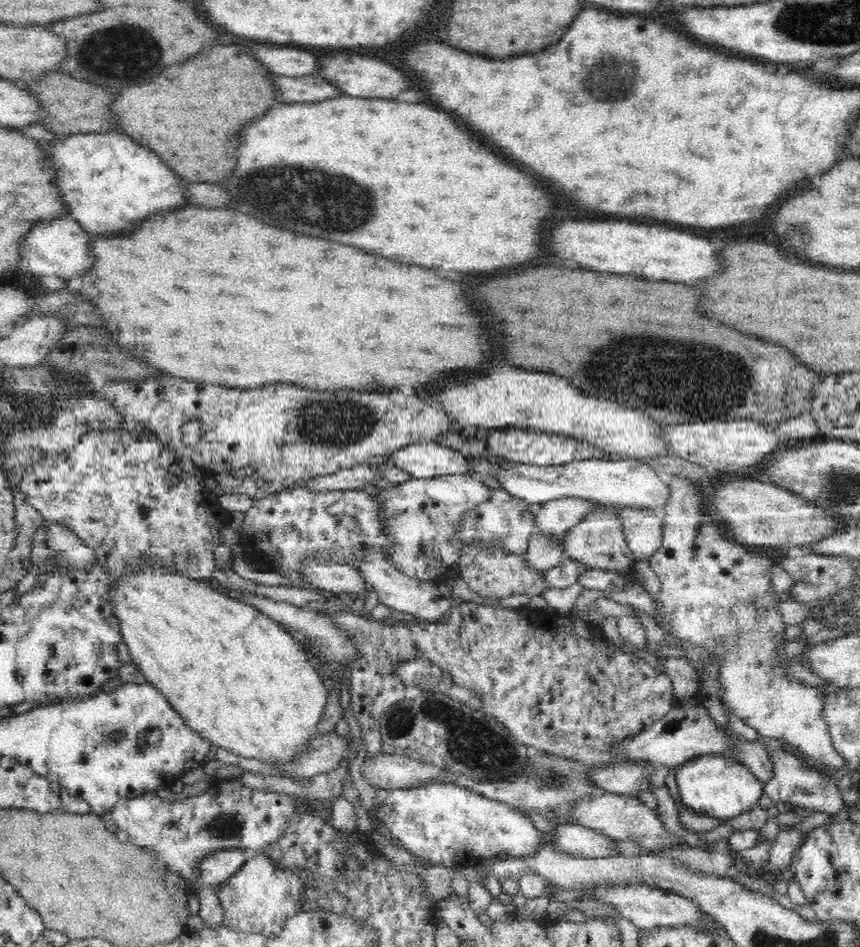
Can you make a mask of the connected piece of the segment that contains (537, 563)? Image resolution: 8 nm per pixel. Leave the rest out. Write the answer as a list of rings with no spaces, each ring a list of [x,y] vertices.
[[[540,527],[535,528],[529,546],[523,554],[526,555],[532,567],[542,570],[556,568],[570,559],[564,547],[564,540],[550,533],[544,533]]]

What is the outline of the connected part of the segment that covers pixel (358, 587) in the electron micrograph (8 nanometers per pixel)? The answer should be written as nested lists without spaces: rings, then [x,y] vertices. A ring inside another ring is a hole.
[[[310,560],[304,564],[304,570],[298,572],[303,578],[317,589],[328,590],[328,592],[345,592],[348,595],[356,595],[358,592],[370,590],[368,579],[364,573],[346,564],[332,564],[322,560]]]

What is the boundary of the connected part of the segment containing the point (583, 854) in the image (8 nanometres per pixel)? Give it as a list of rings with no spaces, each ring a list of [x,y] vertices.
[[[580,824],[558,826],[552,844],[577,858],[611,858],[619,854],[619,841]]]

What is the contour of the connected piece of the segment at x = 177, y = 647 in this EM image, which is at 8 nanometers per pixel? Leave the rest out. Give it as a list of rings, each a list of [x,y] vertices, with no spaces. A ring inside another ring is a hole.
[[[159,564],[152,568],[146,568],[138,574],[132,574],[132,576],[118,576],[117,578],[117,605],[114,611],[122,621],[120,631],[124,637],[124,644],[128,646],[130,656],[132,656],[132,663],[142,669],[148,682],[168,697],[172,707],[181,714],[189,728],[196,731],[211,745],[216,745],[247,759],[257,759],[259,762],[263,762],[266,767],[302,759],[311,750],[311,745],[320,737],[320,724],[322,724],[322,716],[326,712],[329,692],[324,680],[318,674],[318,669],[310,664],[302,644],[303,638],[299,634],[293,633],[278,621],[256,611],[253,606],[224,596],[214,584],[206,584],[184,574],[171,574],[165,568],[161,568]]]

